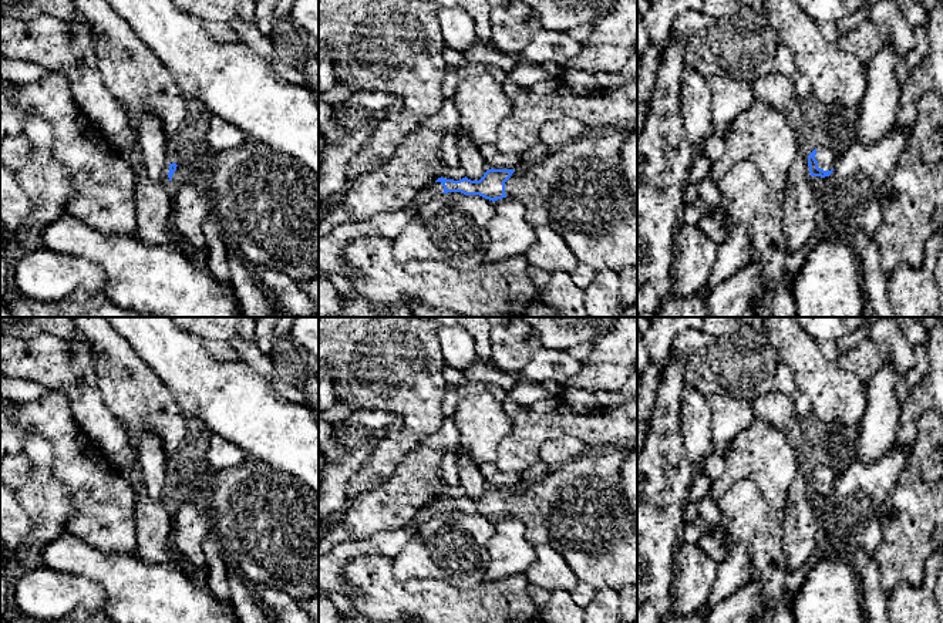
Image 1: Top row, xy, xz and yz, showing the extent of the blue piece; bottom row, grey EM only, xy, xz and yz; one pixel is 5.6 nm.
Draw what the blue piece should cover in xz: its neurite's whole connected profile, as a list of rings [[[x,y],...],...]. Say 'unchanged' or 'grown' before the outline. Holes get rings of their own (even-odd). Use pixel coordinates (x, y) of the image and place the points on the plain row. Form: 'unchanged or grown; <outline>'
grown; [[[617,444],[589,451],[586,455],[550,467],[536,482],[513,488],[488,488],[479,499],[467,495],[454,499],[438,496],[421,508],[411,523],[421,526],[441,512],[461,511],[479,513],[492,521],[502,516],[518,518],[525,525],[526,541],[549,545],[566,560],[579,582],[597,592],[637,583],[637,523],[632,516],[620,485],[620,467],[632,444]]]

